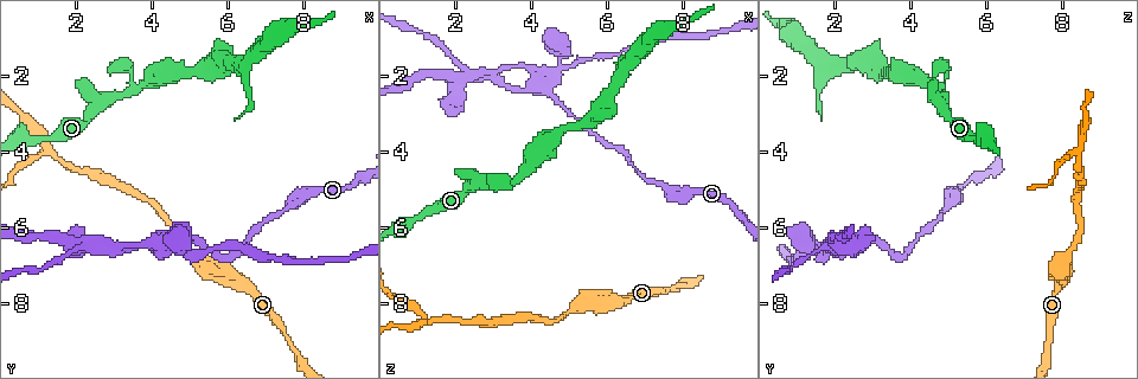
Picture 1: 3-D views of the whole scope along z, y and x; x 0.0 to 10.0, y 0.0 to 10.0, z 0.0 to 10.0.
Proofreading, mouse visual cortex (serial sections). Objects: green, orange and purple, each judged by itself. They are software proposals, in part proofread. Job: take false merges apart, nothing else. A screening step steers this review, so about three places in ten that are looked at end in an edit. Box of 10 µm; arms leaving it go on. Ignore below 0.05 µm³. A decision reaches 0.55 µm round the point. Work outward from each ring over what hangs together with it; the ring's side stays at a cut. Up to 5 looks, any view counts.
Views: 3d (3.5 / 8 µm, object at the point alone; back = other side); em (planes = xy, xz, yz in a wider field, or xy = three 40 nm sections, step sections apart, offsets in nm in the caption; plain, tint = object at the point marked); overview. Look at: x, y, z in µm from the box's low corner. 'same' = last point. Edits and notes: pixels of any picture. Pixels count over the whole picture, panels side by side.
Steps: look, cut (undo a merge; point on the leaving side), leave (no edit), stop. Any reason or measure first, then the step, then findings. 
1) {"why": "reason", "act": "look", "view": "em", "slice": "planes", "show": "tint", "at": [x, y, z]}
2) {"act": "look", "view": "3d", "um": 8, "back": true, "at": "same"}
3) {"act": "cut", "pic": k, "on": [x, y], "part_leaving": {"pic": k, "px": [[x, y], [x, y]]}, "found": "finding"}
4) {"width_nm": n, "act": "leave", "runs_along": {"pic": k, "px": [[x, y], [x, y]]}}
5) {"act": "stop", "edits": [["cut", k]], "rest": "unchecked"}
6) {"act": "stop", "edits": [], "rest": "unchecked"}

{"why": "two arms in line, one across", "act": "look", "view": "3d", "um": 8, "at": [3.30, 2.45, 4.85]}

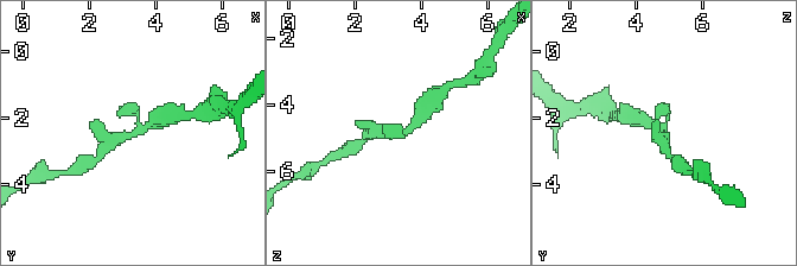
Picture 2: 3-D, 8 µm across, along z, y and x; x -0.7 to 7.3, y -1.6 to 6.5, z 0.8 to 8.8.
{"arms": 3, "arm_widths_nm": [200, 300, 400], "why": "shape alone is not enough", "act": "look", "view": "em", "slice": "xy", "step": 2, "show": "tint", "at": "same"}

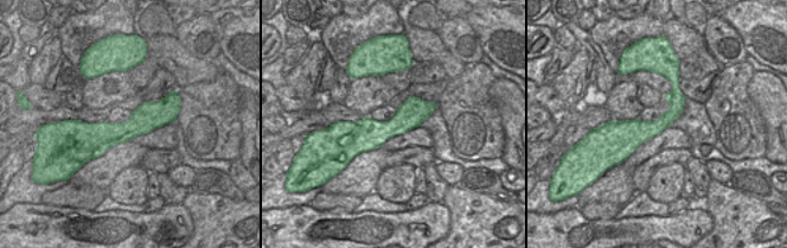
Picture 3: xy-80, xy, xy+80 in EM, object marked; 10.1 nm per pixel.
{"act": "leave", "runs_along": {"pic": 3, "px": [[176, 107], [125, 132], [77, 128]]}, "found": "one cell here"}

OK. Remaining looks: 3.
{"why": "arms part here", "act": "look", "view": "3d", "um": 8, "at": [1.35, 4.10, 8.50]}

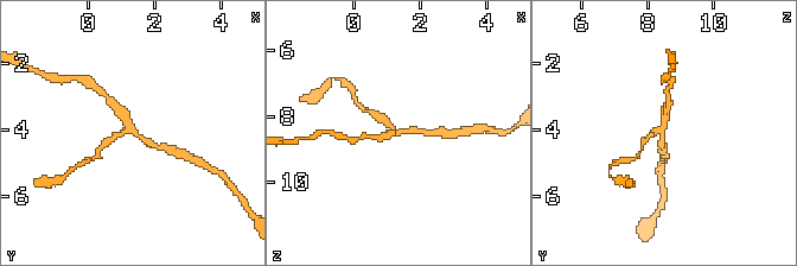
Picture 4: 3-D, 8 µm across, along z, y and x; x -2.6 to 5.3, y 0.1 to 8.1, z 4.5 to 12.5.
{"why": "closer look", "act": "look", "view": "3d", "um": 3.5, "at": "same"}

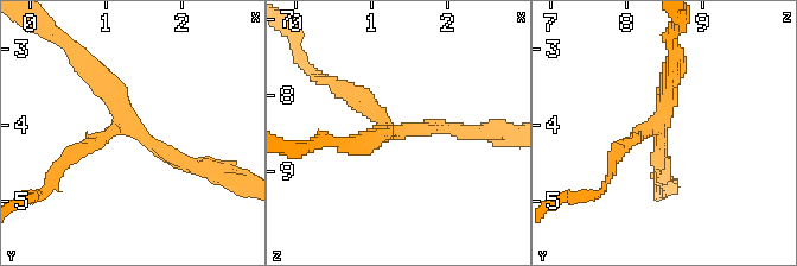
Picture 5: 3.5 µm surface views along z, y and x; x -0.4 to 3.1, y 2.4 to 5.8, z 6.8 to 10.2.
{"act": "look", "view": "em", "slice": "xy", "step": 1, "show": "tint", "at": [1.40, 4.05, 8.45]}

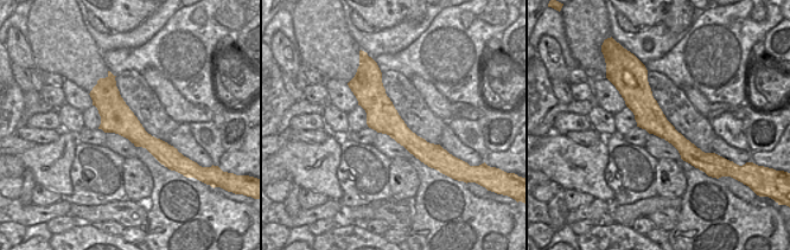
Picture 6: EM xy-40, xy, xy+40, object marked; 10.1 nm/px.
{"act": "leave", "runs_along": {"pic": 6, "px": [[101, 82], [112, 108], [169, 155]]}, "found": "all the same cell"}

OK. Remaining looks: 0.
{"act": "stop", "edits": [], "rest": "unchecked"}

